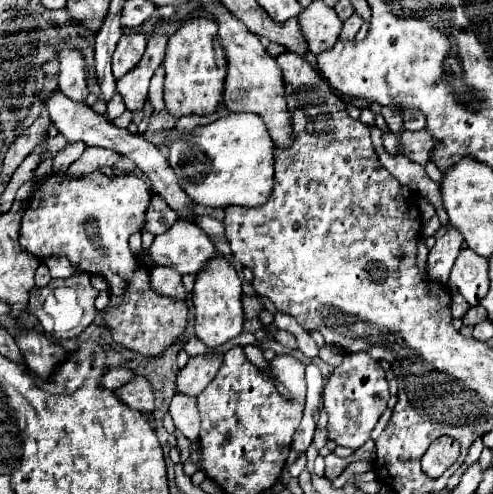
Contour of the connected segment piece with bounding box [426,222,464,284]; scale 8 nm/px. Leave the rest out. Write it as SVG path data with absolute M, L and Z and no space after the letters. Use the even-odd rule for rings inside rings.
M448 222L446 234L436 240L436 244L430 248L430 254L428 254L426 270L428 270L430 280L442 282L442 284L448 282L450 270L462 248L462 240L464 240L462 234Z

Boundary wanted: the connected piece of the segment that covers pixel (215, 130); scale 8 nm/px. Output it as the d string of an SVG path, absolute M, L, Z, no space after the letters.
M228 114L208 126L198 126L190 134L178 134L176 130L164 132L166 148L170 150L170 166L176 170L176 176L186 190L186 194L208 208L226 208L226 206L248 206L256 208L268 202L274 190L274 142L268 134L266 124L260 116L254 114Z

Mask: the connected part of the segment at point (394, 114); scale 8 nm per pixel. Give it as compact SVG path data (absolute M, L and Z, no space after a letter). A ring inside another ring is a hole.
M382 108L382 116L384 116L386 124L390 126L390 130L392 130L396 136L402 136L404 126L402 126L402 114L398 112L398 108Z

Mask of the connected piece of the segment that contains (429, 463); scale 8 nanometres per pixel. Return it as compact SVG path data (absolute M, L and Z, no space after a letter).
M450 436L436 438L426 454L422 456L422 472L430 478L438 478L444 474L446 468L450 468L460 454L460 444Z

